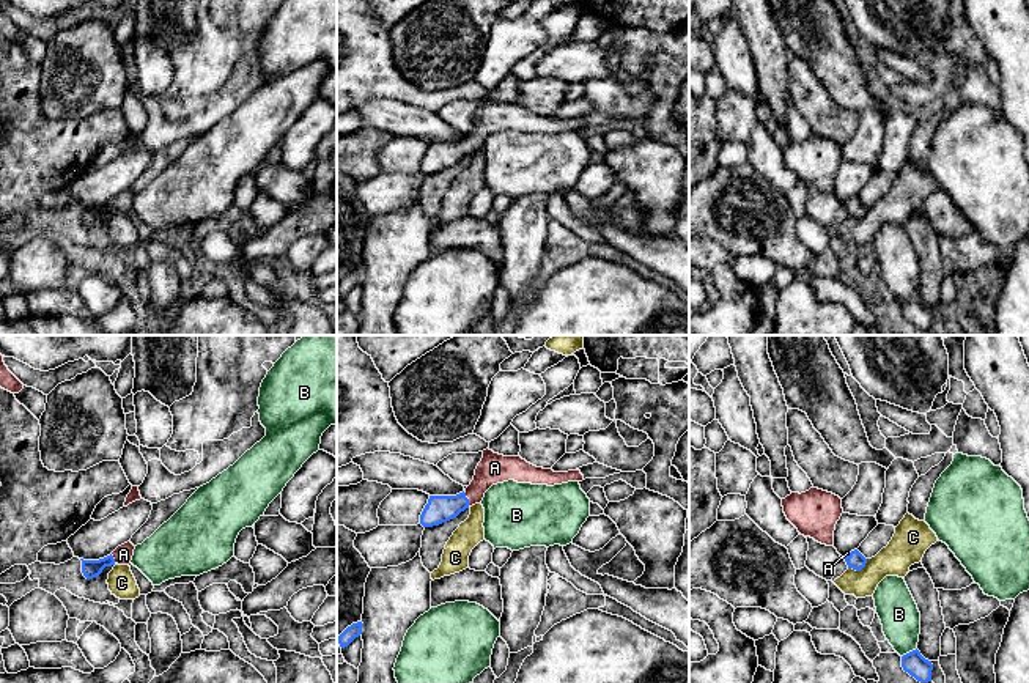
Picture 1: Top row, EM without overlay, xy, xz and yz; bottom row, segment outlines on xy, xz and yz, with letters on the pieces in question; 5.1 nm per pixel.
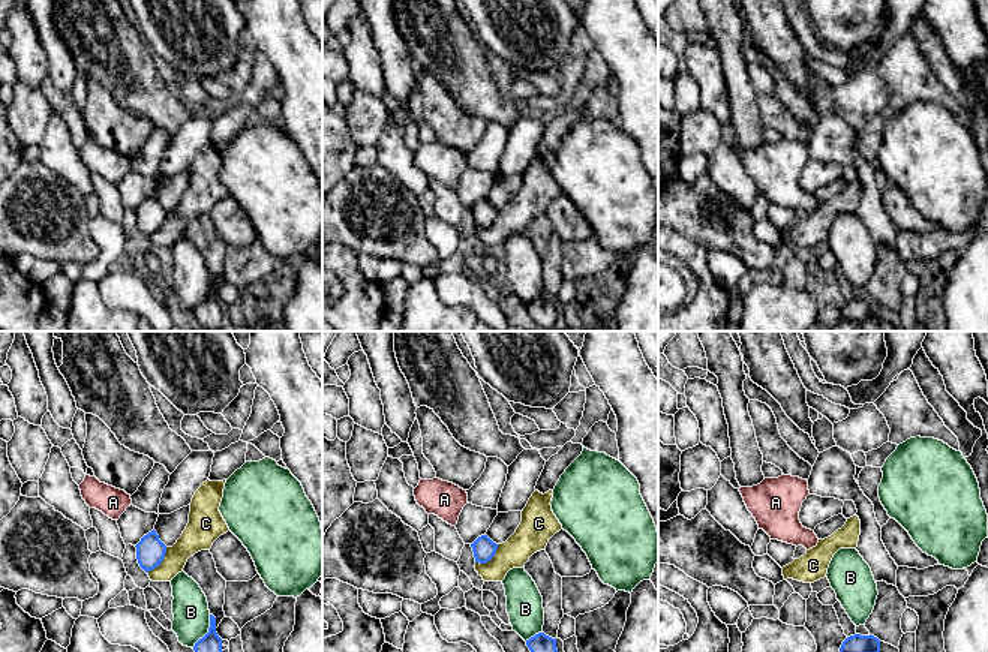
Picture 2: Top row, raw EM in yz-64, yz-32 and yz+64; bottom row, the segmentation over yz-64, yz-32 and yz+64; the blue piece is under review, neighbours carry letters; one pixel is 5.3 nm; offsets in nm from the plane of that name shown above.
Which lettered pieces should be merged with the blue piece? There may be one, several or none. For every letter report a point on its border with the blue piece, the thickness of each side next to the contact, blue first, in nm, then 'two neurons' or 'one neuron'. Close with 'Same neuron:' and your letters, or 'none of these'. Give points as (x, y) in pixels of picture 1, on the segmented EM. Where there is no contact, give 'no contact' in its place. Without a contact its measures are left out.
A: meets blue in xz at (468, 499); 140 nm thick on the blue side, 150 nm on the other; one neuron
B: meets blue in yz at (910, 652); 120 nm thick on the blue side, 200 nm on the other; two neurons
C: meets blue in yz at (859, 570); 90 nm thick on the blue side, 170 nm on the other; two neurons
Same neuron: A

